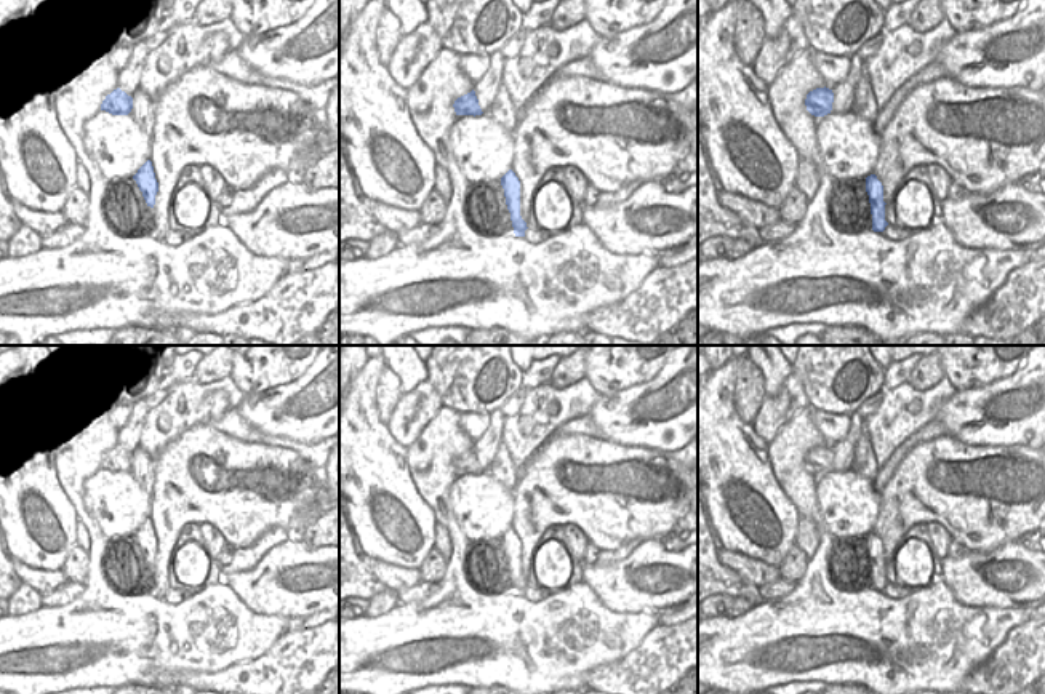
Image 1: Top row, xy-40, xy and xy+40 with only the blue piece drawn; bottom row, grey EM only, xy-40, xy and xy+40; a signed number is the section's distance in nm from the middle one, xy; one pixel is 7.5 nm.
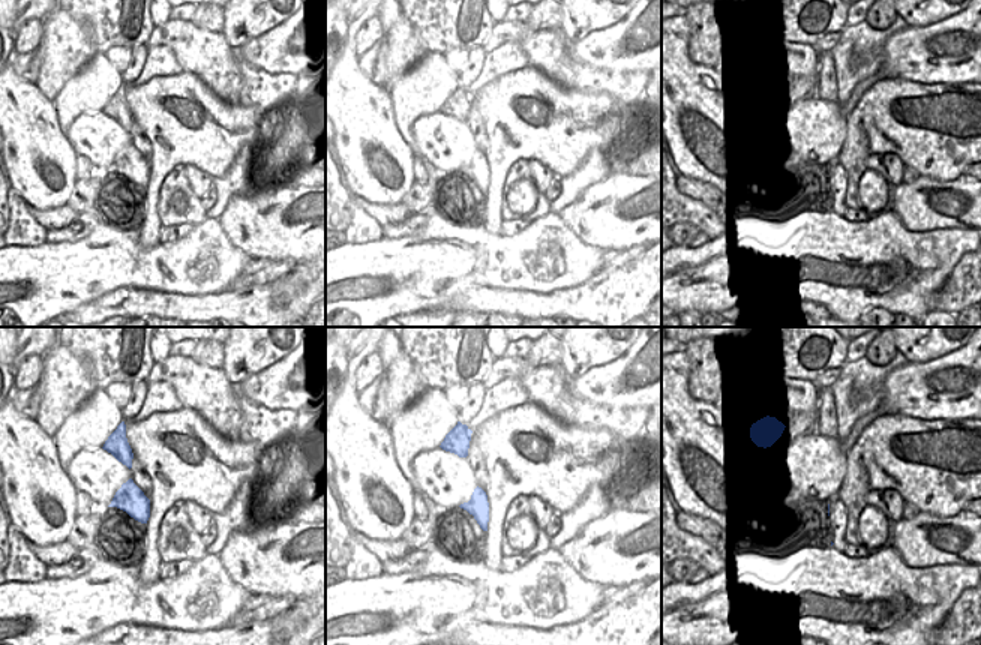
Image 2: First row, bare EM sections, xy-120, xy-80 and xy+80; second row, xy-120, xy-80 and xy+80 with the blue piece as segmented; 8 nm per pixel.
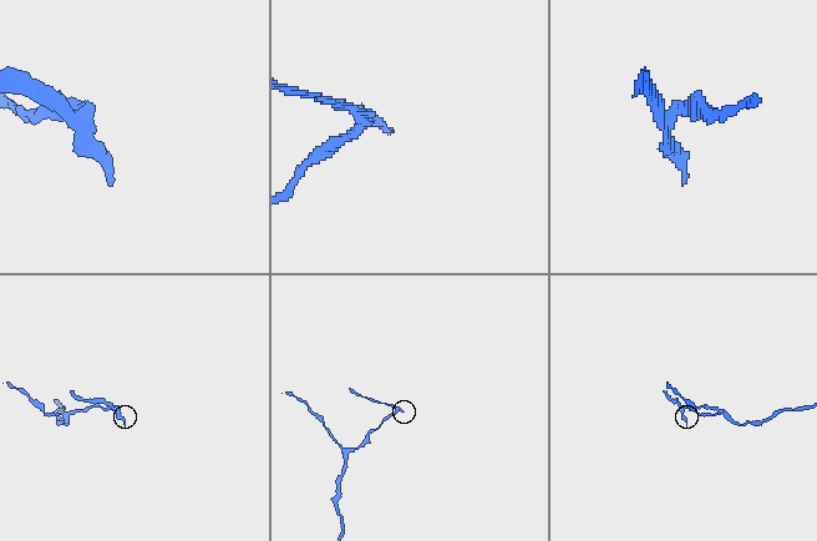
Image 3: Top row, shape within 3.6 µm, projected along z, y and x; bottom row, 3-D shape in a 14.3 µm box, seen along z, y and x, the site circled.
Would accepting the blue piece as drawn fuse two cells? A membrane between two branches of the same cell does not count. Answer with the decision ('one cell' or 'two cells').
two cells

